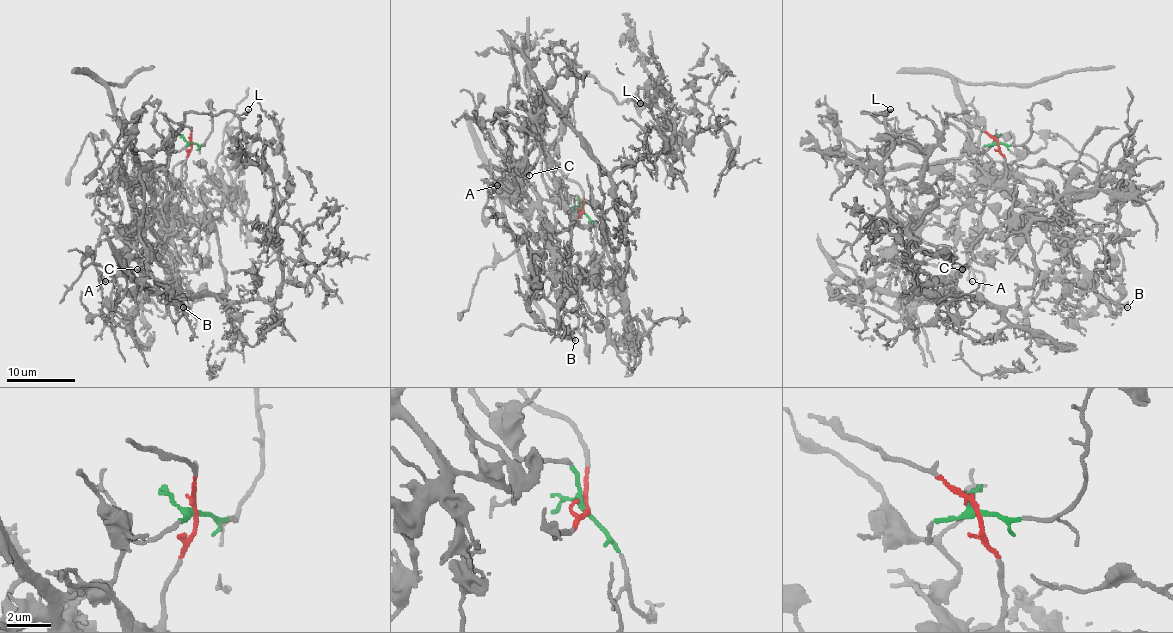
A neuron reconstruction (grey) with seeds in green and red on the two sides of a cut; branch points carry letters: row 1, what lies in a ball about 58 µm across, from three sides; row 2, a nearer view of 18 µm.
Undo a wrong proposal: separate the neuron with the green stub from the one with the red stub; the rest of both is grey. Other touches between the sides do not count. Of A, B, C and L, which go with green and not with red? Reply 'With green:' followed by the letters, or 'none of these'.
With green: A, B, C

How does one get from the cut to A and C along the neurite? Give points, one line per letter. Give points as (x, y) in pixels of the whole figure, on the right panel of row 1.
A: (998, 143), (983, 148), (995, 175), (979, 234), (966, 253), (973, 282)
C: (998, 143), (983, 148), (995, 175), (981, 237), (971, 263), (962, 270)

